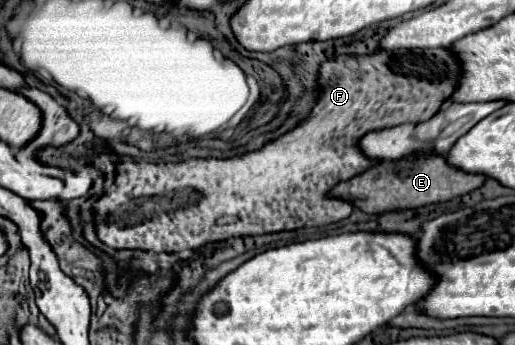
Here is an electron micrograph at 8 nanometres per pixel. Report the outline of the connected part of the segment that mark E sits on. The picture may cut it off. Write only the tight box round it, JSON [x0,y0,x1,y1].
[328,156,484,214]

